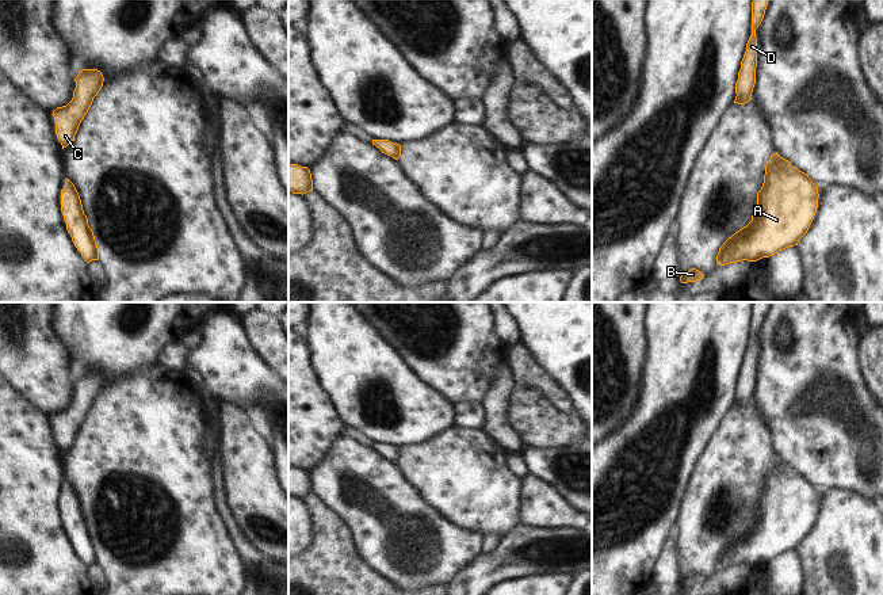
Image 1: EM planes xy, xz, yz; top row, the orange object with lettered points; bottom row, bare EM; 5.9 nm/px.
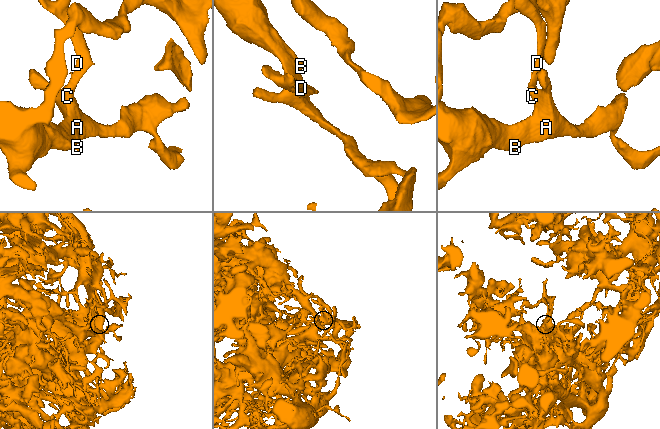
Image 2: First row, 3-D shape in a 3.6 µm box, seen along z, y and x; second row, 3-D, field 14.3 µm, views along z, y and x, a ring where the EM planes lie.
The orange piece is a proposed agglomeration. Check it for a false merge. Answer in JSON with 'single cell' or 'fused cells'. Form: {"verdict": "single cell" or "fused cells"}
{"verdict": "single cell"}

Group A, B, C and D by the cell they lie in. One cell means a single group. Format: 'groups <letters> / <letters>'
groups A B C D

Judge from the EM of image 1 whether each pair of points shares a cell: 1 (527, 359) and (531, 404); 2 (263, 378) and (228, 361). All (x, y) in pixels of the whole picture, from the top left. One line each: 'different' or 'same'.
1: different
2: same

